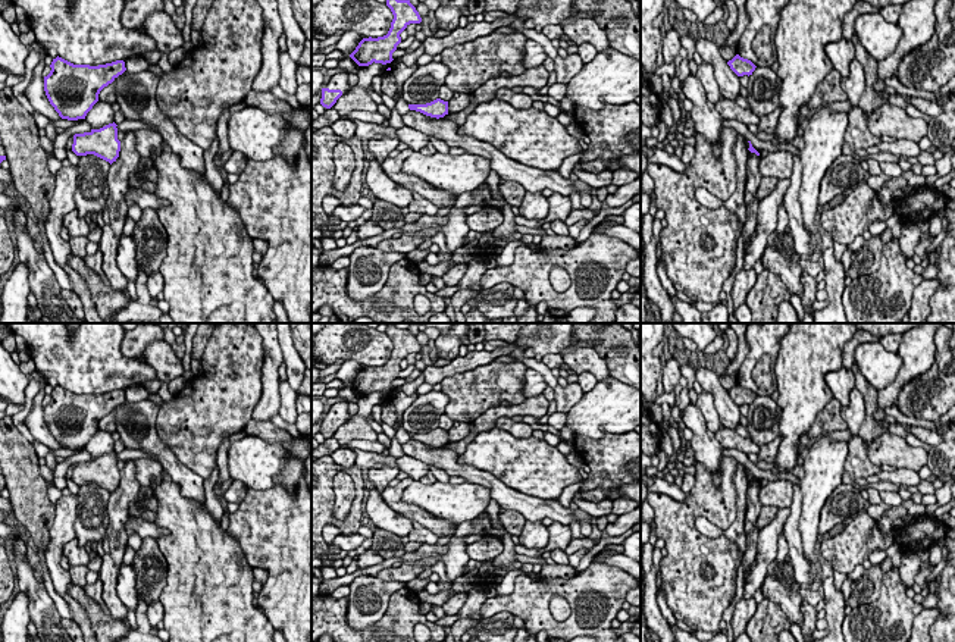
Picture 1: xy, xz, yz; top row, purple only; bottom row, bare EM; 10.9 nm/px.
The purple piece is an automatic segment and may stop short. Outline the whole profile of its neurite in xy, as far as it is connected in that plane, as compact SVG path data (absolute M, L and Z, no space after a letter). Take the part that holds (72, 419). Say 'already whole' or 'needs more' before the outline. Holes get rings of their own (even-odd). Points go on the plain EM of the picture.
already whole | M59 385L53 388L50 397L50 403L44 405L46 425L59 445L68 450L85 448L87 442L98 430L100 420L126 400L123 389L90 395L73 394Z

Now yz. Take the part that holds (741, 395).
already whole | M736 383L732 389L729 389L727 394L738 405L743 404L749 405L757 397L751 389L743 388L739 383Z

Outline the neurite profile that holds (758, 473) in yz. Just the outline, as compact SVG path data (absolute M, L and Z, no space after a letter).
M724 450L723 451L724 457L733 457L738 463L742 463L751 473L752 476L760 482L761 479L767 479L767 480L780 480L780 479L786 479L792 483L799 485L801 479L798 479L796 476L790 475L790 473L777 473L774 475L771 470L763 470L760 467L757 467L748 457L746 454L743 454L742 451L738 450Z

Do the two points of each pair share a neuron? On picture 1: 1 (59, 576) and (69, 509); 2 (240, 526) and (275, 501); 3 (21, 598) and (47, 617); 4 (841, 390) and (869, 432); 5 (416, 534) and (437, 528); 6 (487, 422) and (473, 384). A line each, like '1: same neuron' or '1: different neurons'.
1: same neuron
2: same neuron
3: different neurons
4: different neurons
5: different neurons
6: different neurons

